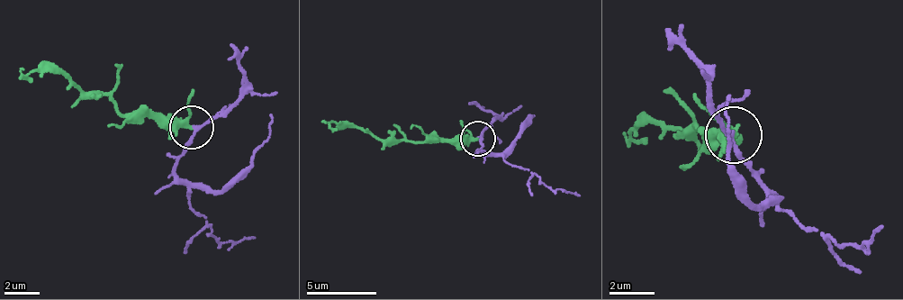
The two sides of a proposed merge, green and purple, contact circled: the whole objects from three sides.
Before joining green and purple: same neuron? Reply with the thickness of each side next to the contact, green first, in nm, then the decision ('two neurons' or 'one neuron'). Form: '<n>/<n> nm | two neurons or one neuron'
280/170 nm | two neurons

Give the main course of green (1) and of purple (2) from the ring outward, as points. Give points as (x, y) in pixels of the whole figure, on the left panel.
1: (193, 126), (121, 113), (107, 94), (78, 91), (63, 74), (29, 70), (19, 78)
2: (193, 126), (177, 174), (220, 188), (255, 159), (272, 113)

